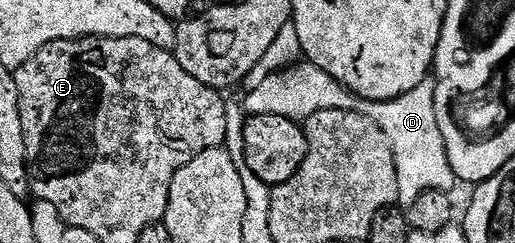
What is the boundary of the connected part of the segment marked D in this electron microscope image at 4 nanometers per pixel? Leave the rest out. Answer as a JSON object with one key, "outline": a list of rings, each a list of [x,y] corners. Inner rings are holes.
{"outline":[[[302,61],[297,65],[283,67],[272,73],[272,77],[267,77],[262,84],[256,85],[256,89],[245,92],[244,107],[250,115],[275,115],[295,121],[308,119],[314,111],[327,110],[329,107],[368,115],[384,131],[394,147],[396,169],[399,173],[397,206],[403,209],[416,205],[416,197],[420,197],[420,193],[453,192],[454,186],[459,186],[458,175],[448,161],[446,142],[440,133],[440,121],[436,121],[436,85],[433,78],[420,81],[416,89],[408,89],[408,93],[395,99],[371,101],[354,95],[323,69],[309,61]]]}

